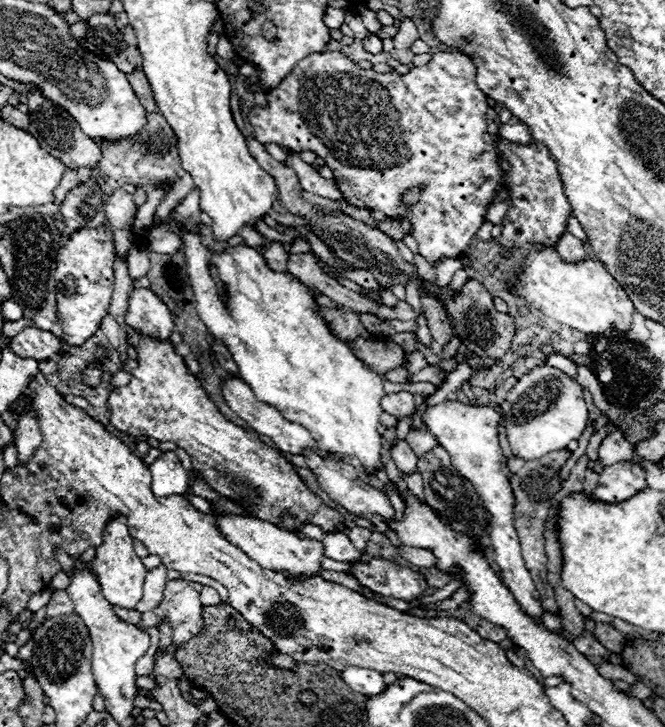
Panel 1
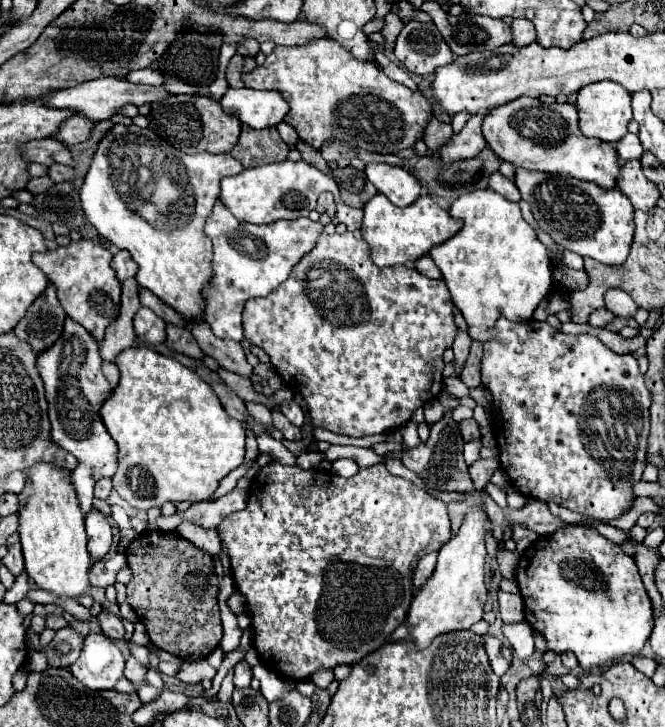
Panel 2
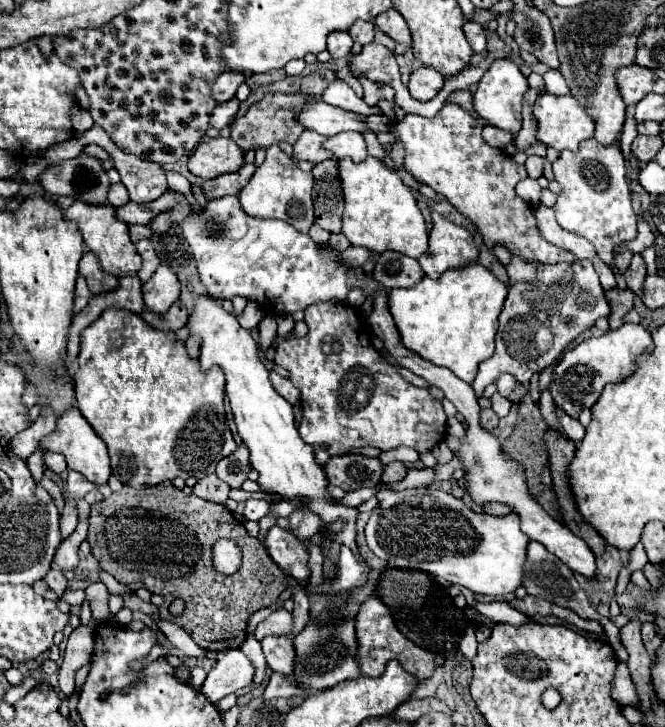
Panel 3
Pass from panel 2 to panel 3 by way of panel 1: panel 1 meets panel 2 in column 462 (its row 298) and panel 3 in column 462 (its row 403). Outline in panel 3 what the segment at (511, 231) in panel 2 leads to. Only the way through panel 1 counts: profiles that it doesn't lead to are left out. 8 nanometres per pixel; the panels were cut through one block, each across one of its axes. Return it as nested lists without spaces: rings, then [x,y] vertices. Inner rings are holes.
[[[468,262],[462,268],[444,272],[438,280],[424,276],[422,282],[414,288],[390,290],[388,302],[390,302],[390,314],[394,316],[402,344],[408,350],[414,350],[424,360],[430,360],[436,366],[446,366],[460,380],[472,384],[472,380],[478,372],[478,364],[482,360],[488,360],[494,354],[494,336],[498,330],[498,314],[502,312],[506,292],[508,292],[506,286],[488,268],[484,268],[478,262]]]

